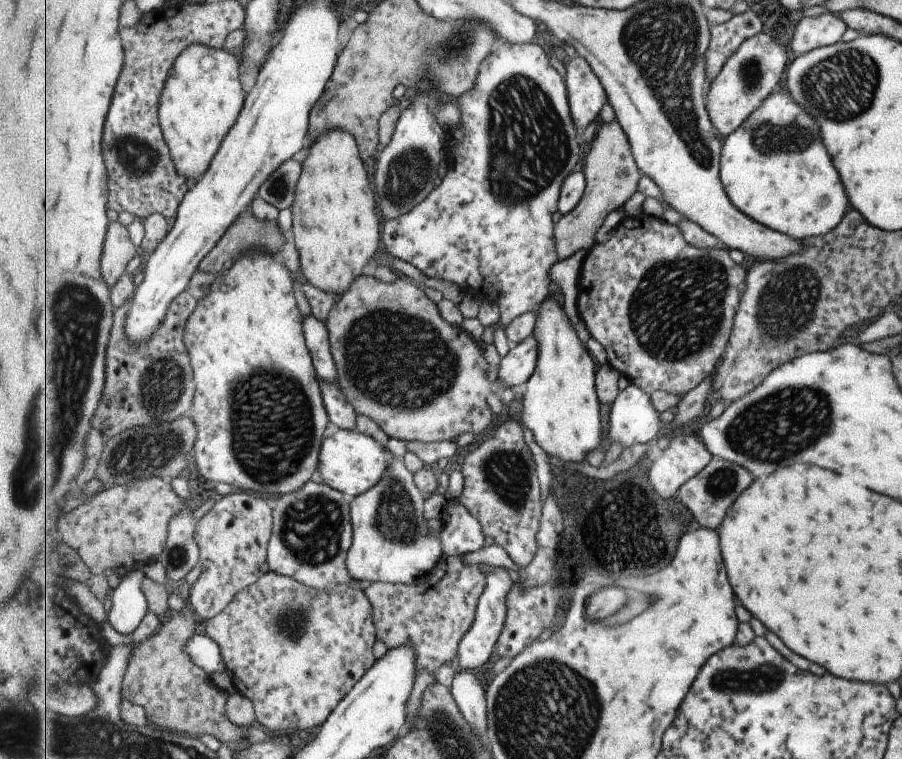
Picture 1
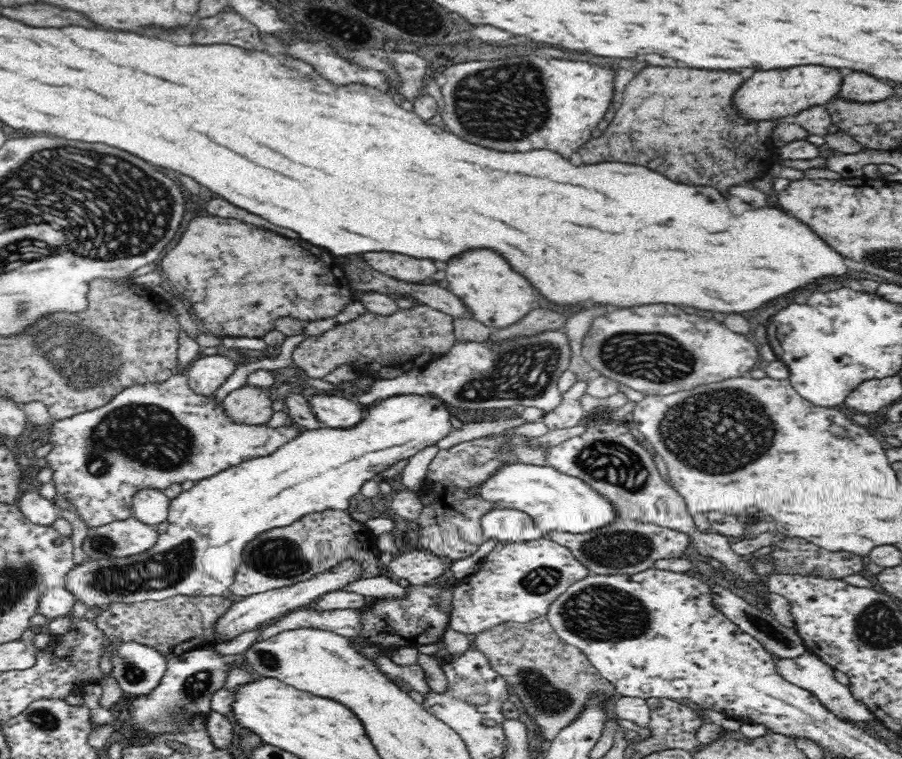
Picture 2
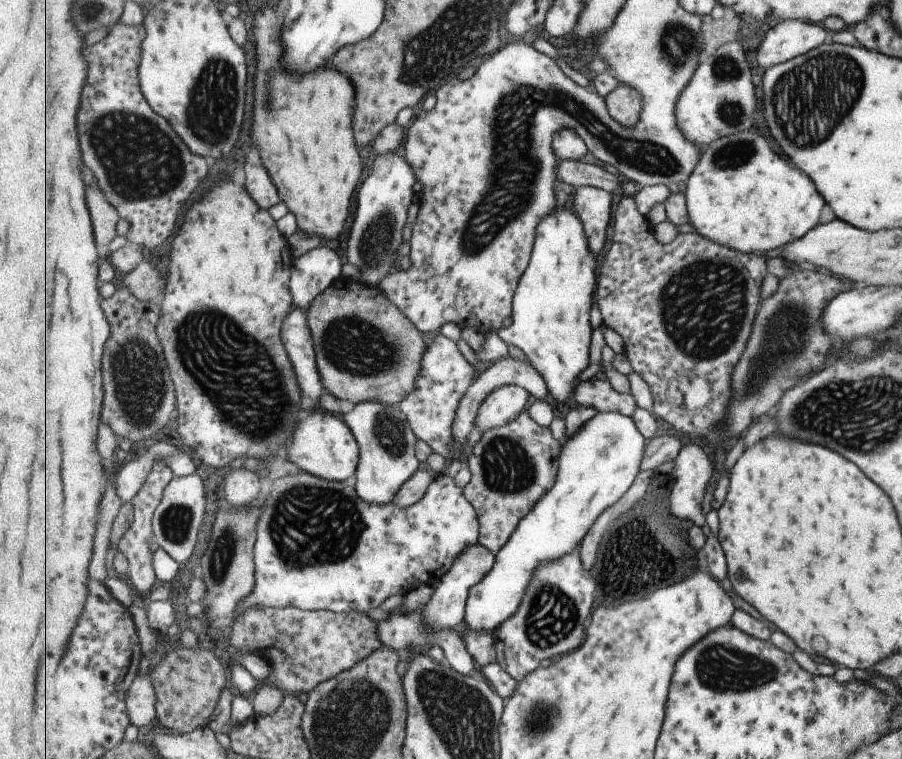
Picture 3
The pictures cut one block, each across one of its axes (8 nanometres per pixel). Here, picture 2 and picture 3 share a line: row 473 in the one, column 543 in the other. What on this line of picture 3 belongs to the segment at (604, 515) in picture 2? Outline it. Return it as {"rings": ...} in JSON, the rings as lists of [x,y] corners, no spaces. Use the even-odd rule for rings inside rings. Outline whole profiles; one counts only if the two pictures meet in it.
{"rings":[[[620,412],[597,413],[593,418],[583,424],[573,436],[563,440],[563,450],[559,456],[559,472],[557,472],[557,482],[555,486],[535,504],[535,508],[519,522],[518,530],[506,546],[499,550],[496,555],[496,563],[493,570],[473,590],[469,592],[469,600],[466,606],[466,616],[463,626],[475,632],[489,632],[494,634],[494,630],[499,630],[503,622],[507,622],[511,616],[515,618],[523,596],[537,574],[539,566],[553,564],[555,560],[565,558],[571,554],[575,548],[579,548],[581,542],[593,522],[601,516],[601,512],[606,508],[615,506],[621,498],[629,492],[637,476],[641,472],[641,464],[645,458],[648,440],[639,432],[635,420]]]}

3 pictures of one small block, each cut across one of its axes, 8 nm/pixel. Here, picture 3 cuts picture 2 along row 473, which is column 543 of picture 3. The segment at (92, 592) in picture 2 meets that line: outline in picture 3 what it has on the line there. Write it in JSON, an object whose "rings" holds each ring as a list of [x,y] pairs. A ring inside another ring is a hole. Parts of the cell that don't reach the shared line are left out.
{"rings":[[[566,204],[555,208],[555,212],[545,216],[539,224],[530,265],[515,293],[512,323],[497,331],[505,344],[517,346],[522,350],[532,366],[545,379],[547,388],[557,403],[565,404],[573,398],[580,384],[579,376],[591,364],[591,306],[595,302],[595,292],[598,289],[600,263],[601,260],[591,250],[587,230],[575,208],[567,208]]]}

